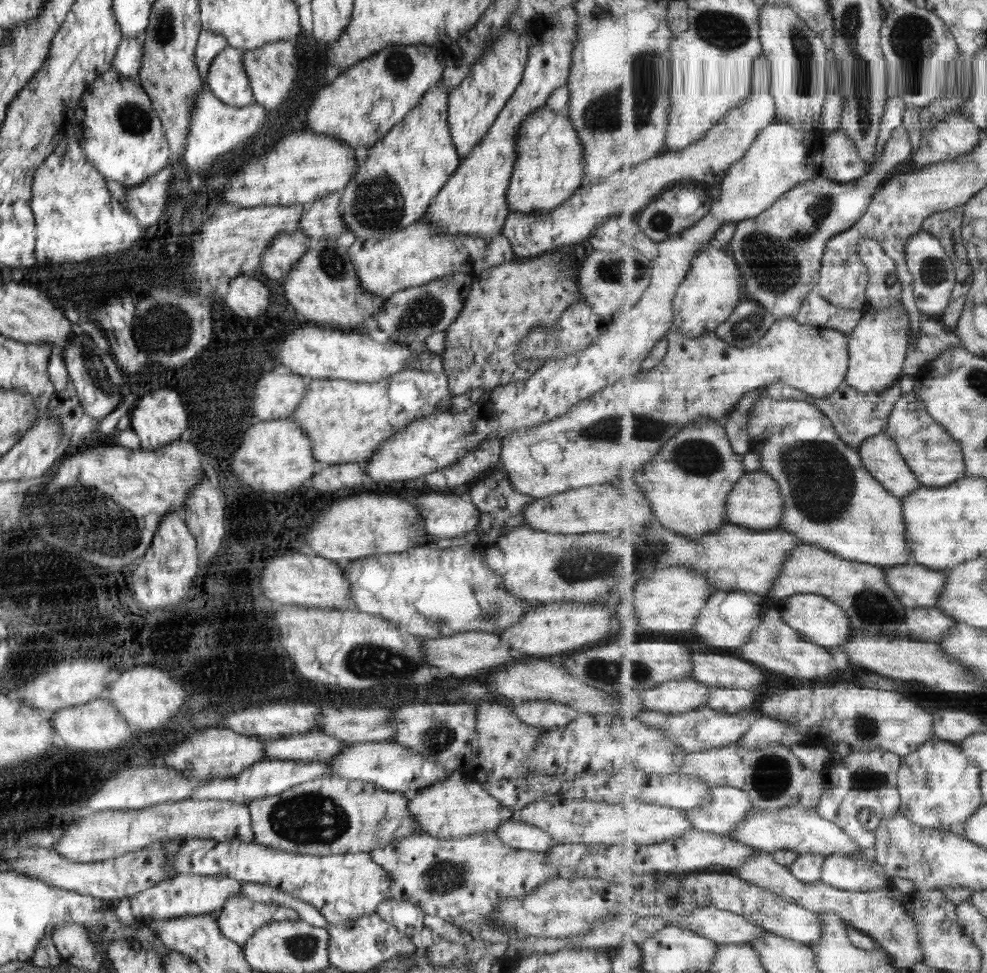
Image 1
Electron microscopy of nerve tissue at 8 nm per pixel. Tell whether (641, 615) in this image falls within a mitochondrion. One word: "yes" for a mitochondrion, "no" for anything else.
no

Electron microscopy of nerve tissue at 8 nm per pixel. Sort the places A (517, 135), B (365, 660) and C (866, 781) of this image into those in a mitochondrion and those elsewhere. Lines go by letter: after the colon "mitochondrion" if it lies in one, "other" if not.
A: other
B: mitochondrion
C: mitochondrion

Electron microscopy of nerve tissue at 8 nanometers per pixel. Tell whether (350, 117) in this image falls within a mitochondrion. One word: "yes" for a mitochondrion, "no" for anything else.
no

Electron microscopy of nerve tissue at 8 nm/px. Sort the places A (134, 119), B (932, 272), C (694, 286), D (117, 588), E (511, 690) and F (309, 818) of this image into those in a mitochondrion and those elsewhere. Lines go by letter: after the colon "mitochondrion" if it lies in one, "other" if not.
A: mitochondrion
B: mitochondrion
C: other
D: other
E: other
F: mitochondrion

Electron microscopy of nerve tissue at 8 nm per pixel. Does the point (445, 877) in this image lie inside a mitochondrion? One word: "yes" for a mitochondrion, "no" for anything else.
yes

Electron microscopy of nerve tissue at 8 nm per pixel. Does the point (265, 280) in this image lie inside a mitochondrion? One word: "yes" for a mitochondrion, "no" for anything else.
no

